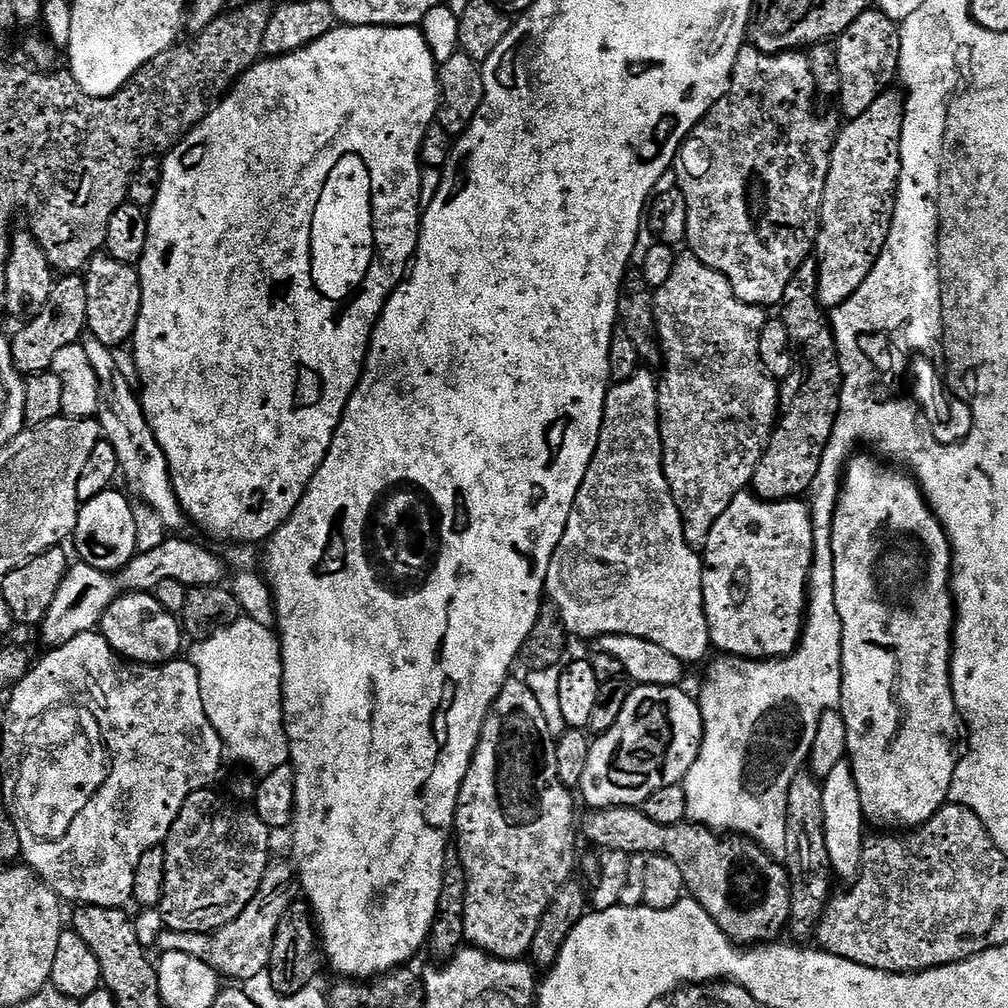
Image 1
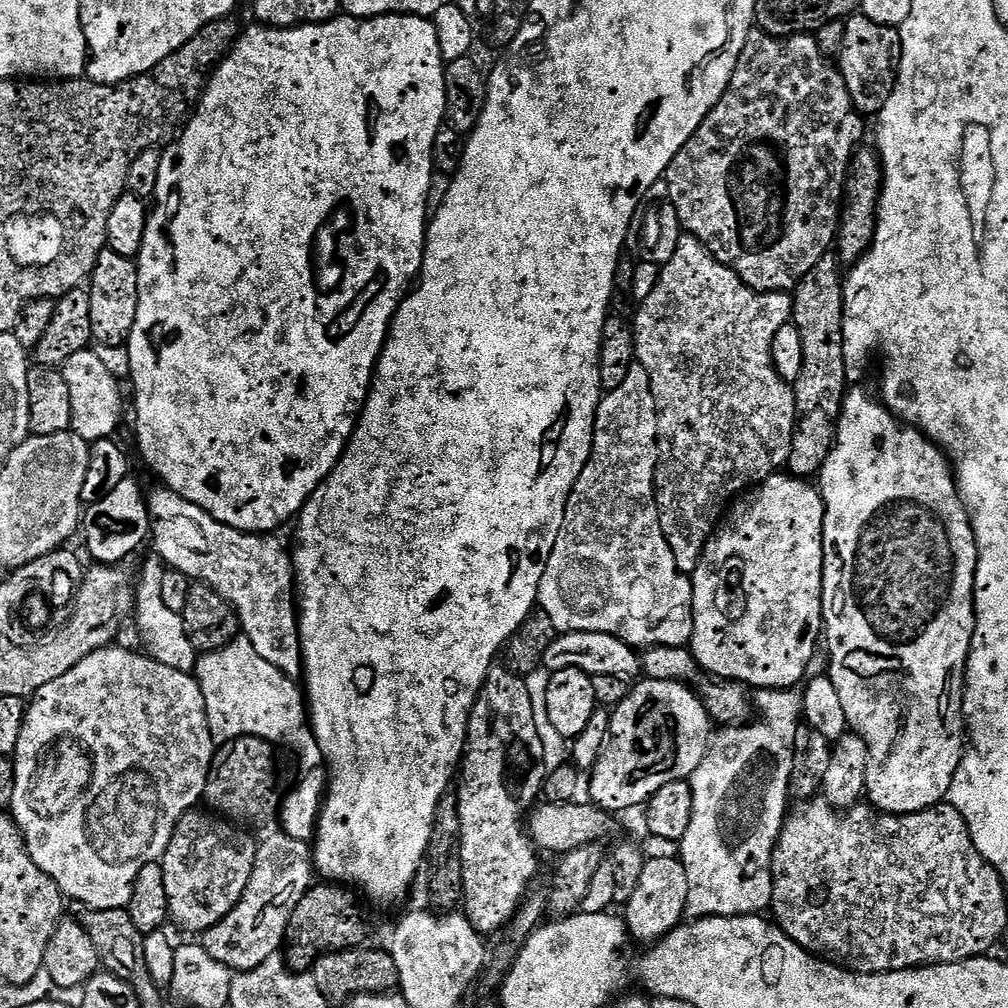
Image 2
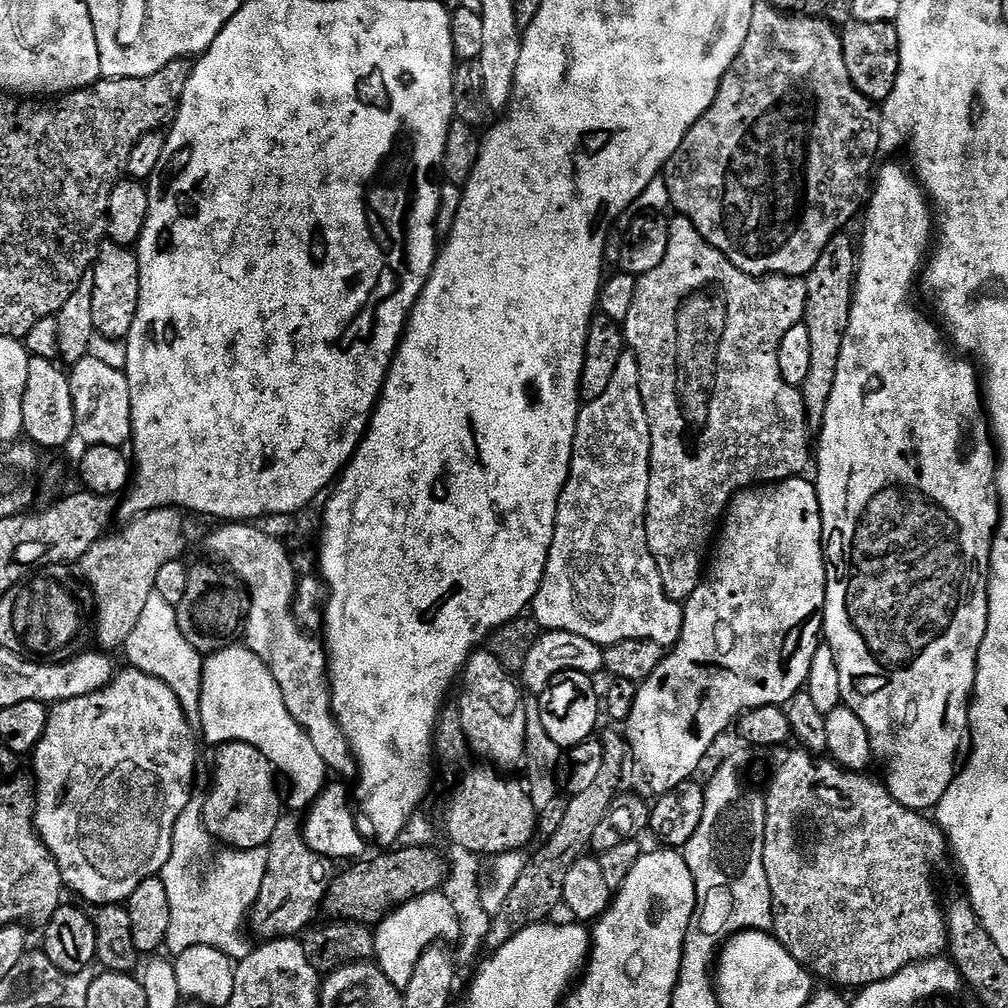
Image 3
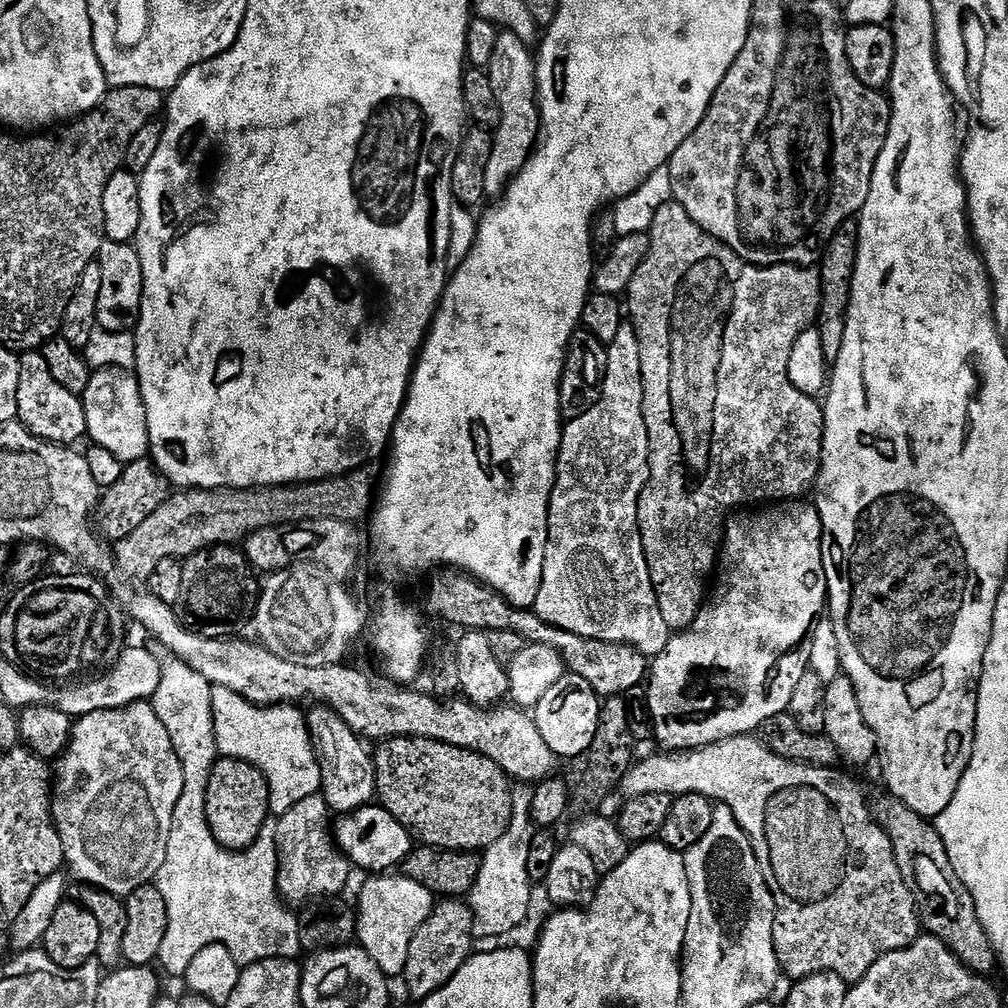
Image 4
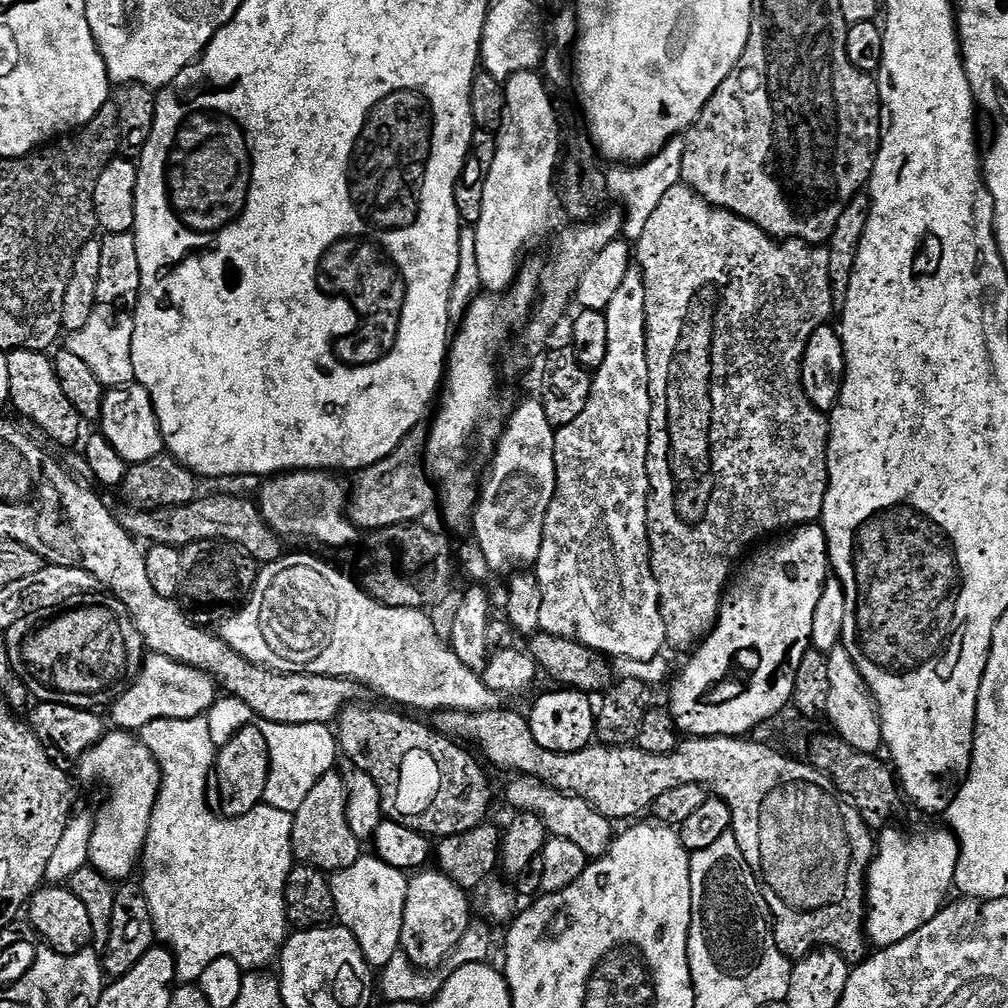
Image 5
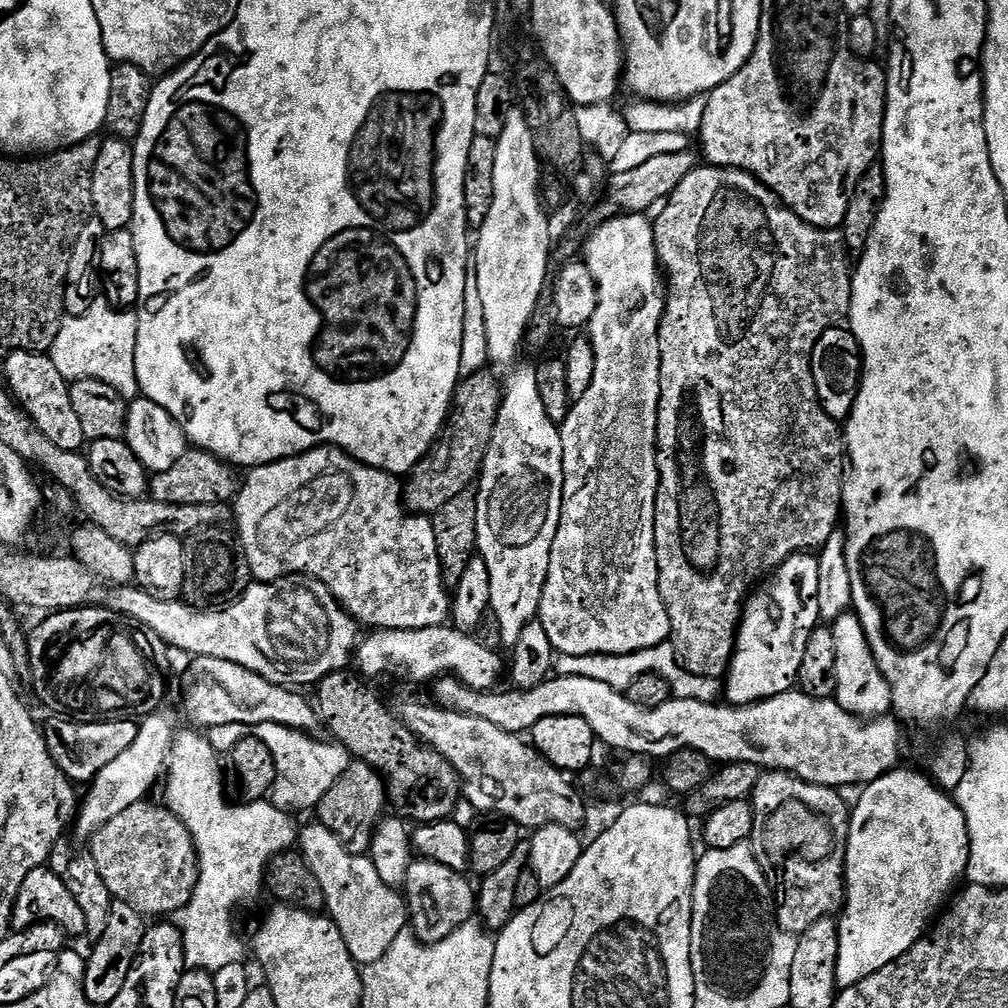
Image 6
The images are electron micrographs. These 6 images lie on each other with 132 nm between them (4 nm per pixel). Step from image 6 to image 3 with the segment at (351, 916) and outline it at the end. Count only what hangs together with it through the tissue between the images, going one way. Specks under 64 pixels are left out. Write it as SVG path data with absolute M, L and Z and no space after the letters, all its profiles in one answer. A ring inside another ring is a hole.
M443 891L422 894L400 908L388 913L381 924L375 925L376 938L375 963L394 982L394 986L403 989L406 983L406 966L412 969L417 966L422 954L432 945L439 945L446 940L460 940L460 926L450 901ZM404 964L405 970L404 970Z

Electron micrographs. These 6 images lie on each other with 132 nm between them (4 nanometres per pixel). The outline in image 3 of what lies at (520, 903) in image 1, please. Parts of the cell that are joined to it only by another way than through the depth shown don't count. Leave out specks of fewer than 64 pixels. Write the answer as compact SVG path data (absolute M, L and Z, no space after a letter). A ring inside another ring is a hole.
M476 650L469 656L462 673L464 688L458 697L459 720L471 751L497 769L512 768L525 759L525 693L517 677L504 669L489 650Z

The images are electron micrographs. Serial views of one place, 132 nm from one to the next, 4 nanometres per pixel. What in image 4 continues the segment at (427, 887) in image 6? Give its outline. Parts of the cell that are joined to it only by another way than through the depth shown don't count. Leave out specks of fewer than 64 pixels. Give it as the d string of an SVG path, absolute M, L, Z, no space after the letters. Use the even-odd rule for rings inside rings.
M446 898L437 903L432 916L414 934L406 958L402 980L406 982L406 990L413 1003L419 1004L436 993L461 969L474 950L472 932L473 914L467 903L456 898Z

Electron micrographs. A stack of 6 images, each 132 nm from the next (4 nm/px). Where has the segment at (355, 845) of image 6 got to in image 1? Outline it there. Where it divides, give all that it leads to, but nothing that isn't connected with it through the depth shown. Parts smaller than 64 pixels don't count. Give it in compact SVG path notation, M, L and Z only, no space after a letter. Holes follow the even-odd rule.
M273 859L253 900L233 921L207 935L165 930L159 938L159 951L194 954L194 958L202 958L202 962L209 964L221 977L229 976L237 982L254 978L254 974L262 974L268 967L278 922L282 922L297 899L296 892L298 896L298 873L295 867L289 861L287 864L284 860Z

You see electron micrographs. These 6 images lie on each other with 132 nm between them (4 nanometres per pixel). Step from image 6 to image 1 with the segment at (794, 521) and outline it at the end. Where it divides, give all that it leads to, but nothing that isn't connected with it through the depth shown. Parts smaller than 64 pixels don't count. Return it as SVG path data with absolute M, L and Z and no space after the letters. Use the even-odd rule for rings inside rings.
M691 254L677 255L673 273L670 274L670 278L667 278L665 285L655 289L654 299L656 301L656 333L660 339L662 369L664 368L664 380L662 376L658 384L660 437L662 438L662 450L664 451L664 473L666 474L666 482L672 491L674 502L678 506L681 518L684 520L684 537L686 538L686 542L690 547L702 550L706 546L708 535L714 526L714 522L718 522L718 518L722 518L722 514L726 510L728 503L739 492L745 491L751 485L754 470L759 466L760 460L768 448L768 443L778 423L780 390L777 381L773 380L762 366L762 358L758 354L758 342L762 338L762 330L767 323L768 316L765 309L757 307L756 304L745 304L742 311L748 316L744 316L739 320L732 313L735 308L738 308L738 301L732 295L732 287L728 284L727 278L714 270L710 270L710 266L706 266L697 256Z

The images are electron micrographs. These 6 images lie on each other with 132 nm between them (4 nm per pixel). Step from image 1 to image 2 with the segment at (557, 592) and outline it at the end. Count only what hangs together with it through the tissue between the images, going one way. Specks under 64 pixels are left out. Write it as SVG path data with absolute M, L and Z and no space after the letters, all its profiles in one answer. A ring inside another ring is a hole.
M639 362L632 365L630 374L626 374L626 382L618 386L618 390L607 393L601 399L596 411L594 434L592 435L592 453L578 478L574 482L574 490L564 507L562 530L558 534L558 542L554 542L554 550L550 554L550 562L546 562L546 574L542 574L540 583L539 607L549 616L557 633L594 632L613 635L636 650L647 650L658 646L685 647L692 639L694 630L694 614L692 613L692 581L685 573L678 570L678 562L674 562L674 550L670 550L670 542L666 542L666 534L662 530L662 522L658 518L656 505L656 461L660 455L660 446L656 439L658 434L658 414L654 394L650 386L650 378Z

